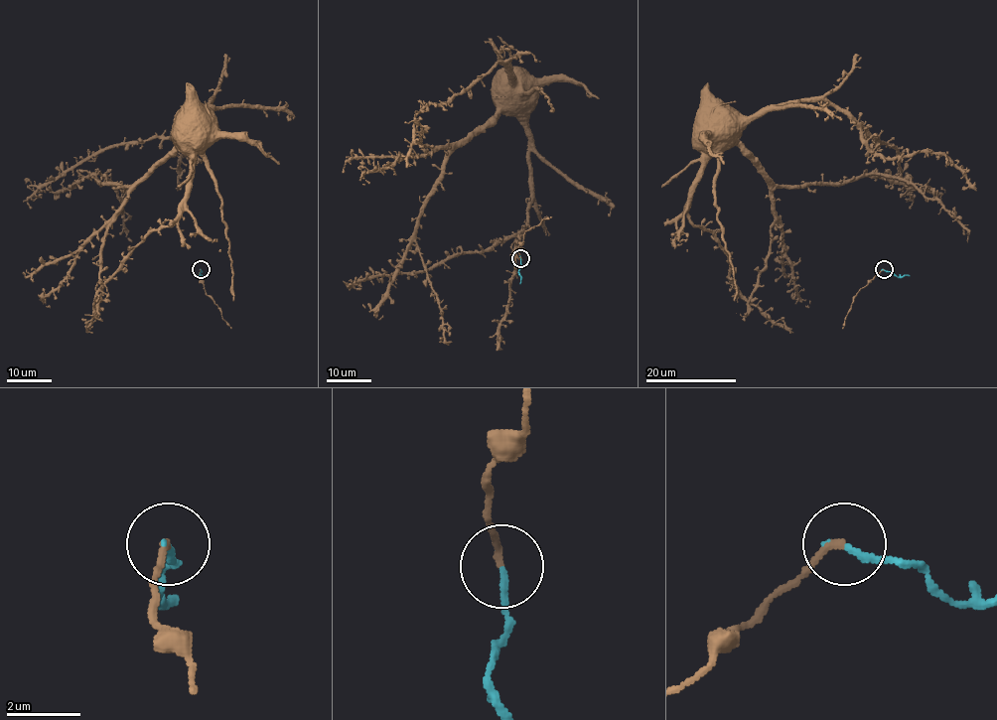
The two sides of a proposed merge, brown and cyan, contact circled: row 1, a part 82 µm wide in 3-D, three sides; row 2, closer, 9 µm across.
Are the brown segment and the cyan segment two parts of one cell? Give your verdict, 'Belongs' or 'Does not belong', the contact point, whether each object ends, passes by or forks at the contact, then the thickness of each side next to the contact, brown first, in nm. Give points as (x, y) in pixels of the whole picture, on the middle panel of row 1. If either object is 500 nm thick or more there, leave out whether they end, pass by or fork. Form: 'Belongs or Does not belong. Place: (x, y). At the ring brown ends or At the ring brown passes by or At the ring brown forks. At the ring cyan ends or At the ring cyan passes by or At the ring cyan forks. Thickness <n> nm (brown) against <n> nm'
Does not belong. Place: (520, 258). At the ring brown ends. At the ring cyan ends. Thickness 180 nm (brown) against 170 nm

